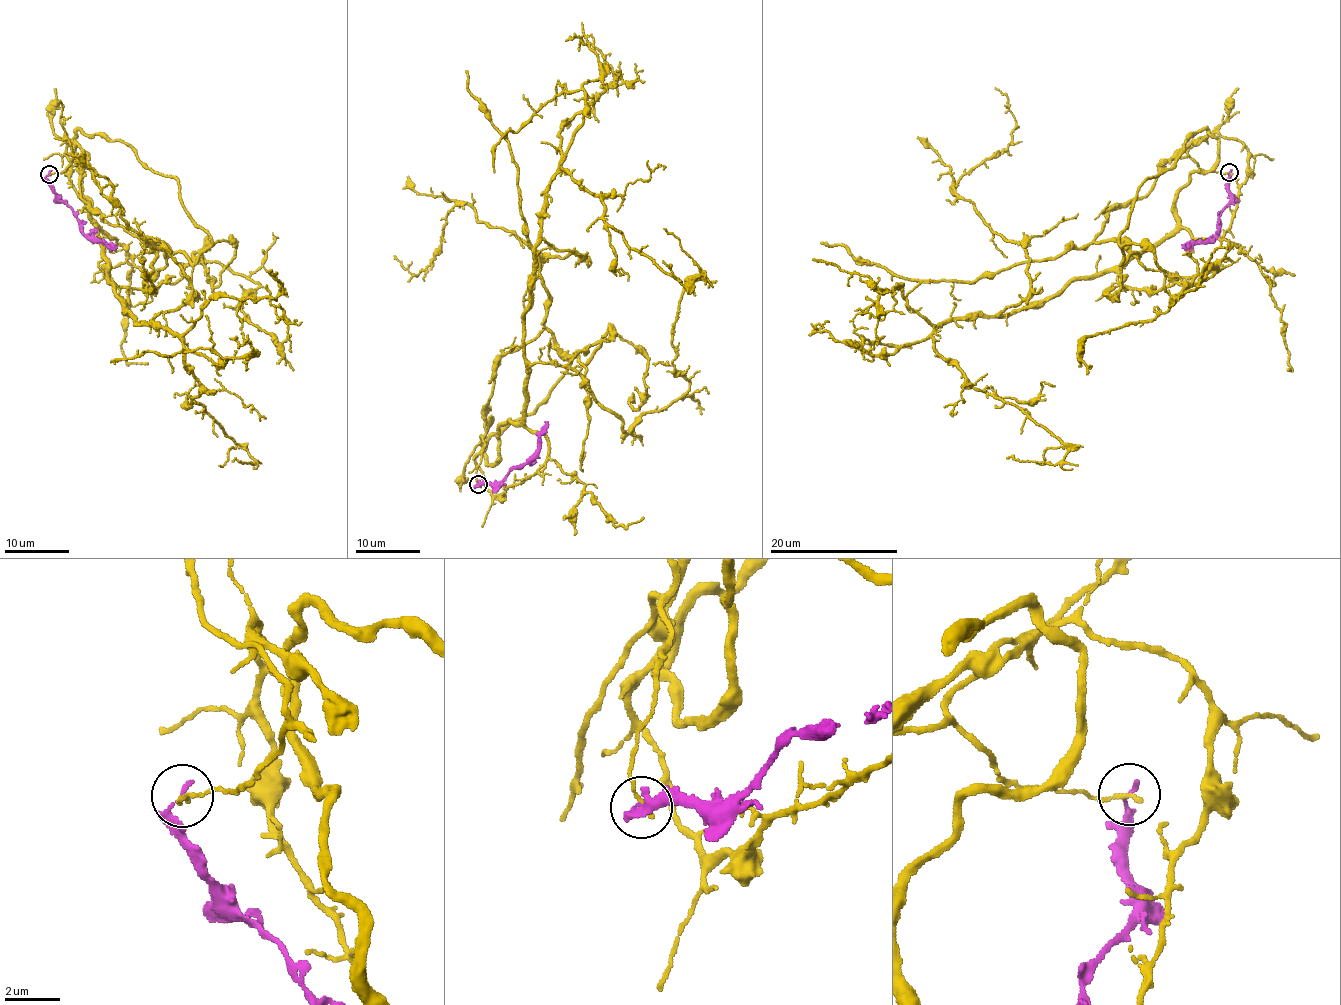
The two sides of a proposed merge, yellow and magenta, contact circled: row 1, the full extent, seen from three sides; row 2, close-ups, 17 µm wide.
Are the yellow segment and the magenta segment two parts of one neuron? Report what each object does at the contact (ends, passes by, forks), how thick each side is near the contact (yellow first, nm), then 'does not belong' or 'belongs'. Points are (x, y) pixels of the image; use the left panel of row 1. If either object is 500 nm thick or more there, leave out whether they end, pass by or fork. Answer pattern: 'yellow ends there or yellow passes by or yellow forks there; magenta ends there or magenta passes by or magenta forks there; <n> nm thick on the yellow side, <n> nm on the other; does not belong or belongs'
yellow ends there; magenta ends there; 150 nm thick on the yellow side, 150 nm on the other; does not belong

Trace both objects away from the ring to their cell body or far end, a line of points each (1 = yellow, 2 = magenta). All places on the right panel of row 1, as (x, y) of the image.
1: (1230, 173), (1187, 152), (1247, 150), (1222, 236), (998, 315), (1029, 261), (954, 189), (1012, 140), (995, 87)
2: (1230, 173), (1228, 184), (1232, 199), (1219, 217), (1218, 230), (1204, 241), (1191, 241), (1182, 248)

